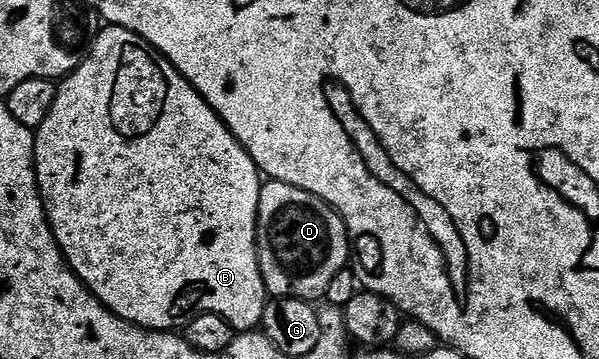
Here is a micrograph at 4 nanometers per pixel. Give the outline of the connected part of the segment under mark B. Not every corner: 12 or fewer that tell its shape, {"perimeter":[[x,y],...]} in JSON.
{"perimeter":[[109,25],[35,130],[116,317],[256,330],[261,170]]}

